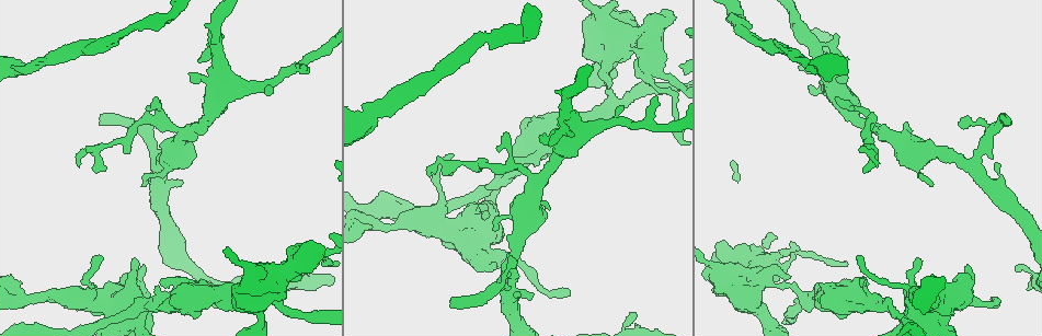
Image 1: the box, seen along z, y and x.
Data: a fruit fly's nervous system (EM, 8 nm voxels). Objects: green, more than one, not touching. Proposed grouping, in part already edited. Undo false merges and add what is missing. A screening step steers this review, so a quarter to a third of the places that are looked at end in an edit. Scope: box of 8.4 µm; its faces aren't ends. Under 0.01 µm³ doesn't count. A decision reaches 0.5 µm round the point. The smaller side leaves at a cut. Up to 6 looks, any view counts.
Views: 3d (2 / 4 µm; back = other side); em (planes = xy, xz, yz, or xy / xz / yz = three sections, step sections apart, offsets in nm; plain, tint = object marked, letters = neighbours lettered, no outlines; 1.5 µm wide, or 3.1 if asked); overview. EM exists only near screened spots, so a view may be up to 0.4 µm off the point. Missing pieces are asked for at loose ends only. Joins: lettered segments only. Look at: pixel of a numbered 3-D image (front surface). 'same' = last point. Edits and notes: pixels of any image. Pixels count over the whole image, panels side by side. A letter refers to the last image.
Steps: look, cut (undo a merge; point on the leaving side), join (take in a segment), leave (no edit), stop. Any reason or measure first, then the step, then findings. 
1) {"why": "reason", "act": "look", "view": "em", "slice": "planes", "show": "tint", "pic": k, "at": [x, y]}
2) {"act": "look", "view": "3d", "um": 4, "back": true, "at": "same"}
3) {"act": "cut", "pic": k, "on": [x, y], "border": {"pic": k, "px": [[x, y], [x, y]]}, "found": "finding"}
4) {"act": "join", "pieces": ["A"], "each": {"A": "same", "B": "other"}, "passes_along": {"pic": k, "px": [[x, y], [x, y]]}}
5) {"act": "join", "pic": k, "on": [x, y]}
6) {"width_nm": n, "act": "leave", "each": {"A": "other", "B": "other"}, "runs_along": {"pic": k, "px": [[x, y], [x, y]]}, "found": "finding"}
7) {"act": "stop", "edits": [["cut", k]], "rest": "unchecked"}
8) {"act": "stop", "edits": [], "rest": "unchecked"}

{"act": "look", "view": "em", "slice": "xz", "step": 4, "show": "letters", "pic": 1, "at": [1010, 125]}

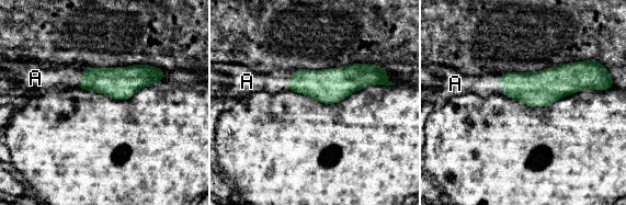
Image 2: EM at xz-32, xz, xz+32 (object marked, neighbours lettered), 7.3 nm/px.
{"why": "another direction", "act": "look", "view": "em", "slice": "planes", "show": "letters", "at": "same"}

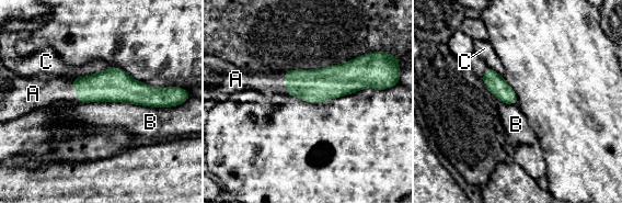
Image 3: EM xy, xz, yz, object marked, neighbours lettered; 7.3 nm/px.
{"width_nm": 120, "act": "join", "pieces": ["A"], "each": {"A": "same", "B": "other", "C": "other"}, "passes_along": {"pic": 3, "px": [[110, 85], [77, 91], [43, 91]]}, "found": "it goes on there"}

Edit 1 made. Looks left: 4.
{"why": "redraw", "act": "look", "view": "overview"}

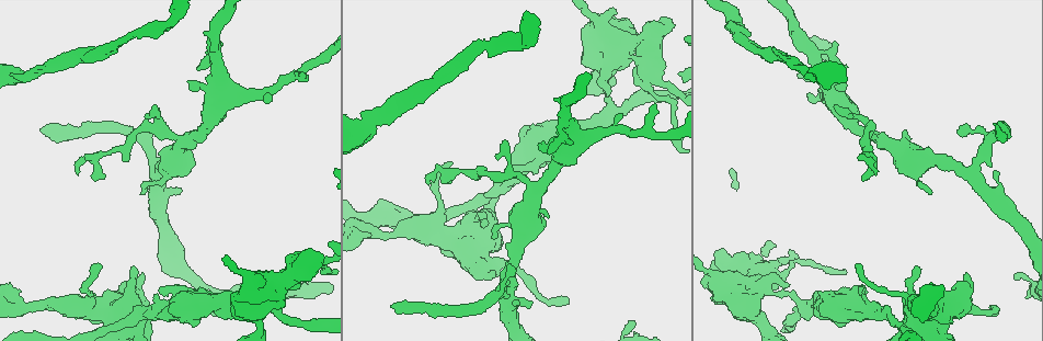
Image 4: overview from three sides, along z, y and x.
{"why": "thick end", "act": "look", "view": "3d", "um": 4, "pic": 4, "at": [458, 245]}

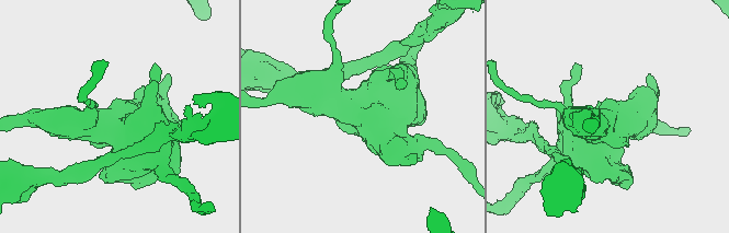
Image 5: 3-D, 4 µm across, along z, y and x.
{"why": "need the tissue", "act": "look", "view": "em", "slice": "planes", "show": "tint", "pic": 5, "at": [606, 98]}

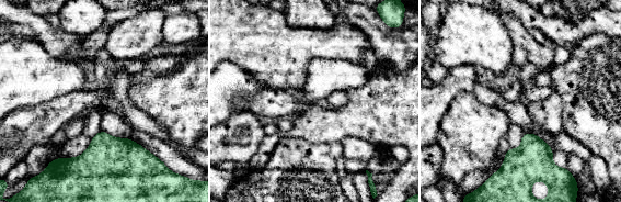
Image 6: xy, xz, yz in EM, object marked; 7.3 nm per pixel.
{"why": "what lies round it", "act": "look", "view": "em", "slice": "planes", "show": "letters", "at": "same"}

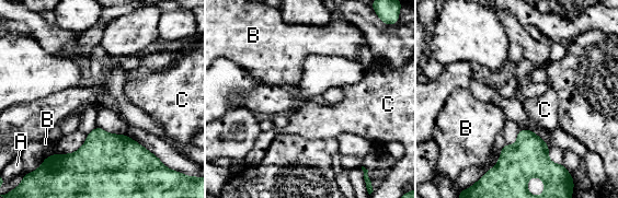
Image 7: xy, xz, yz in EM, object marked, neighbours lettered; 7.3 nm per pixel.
{"longest_contact_nm": ["B", 130], "act": "leave", "each": {"A": "other", "B": "other", "C": "other"}, "found": "none of them fits"}

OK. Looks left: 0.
{"act": "stop", "edits": [["join", 3]], "rest": "unchecked"}

